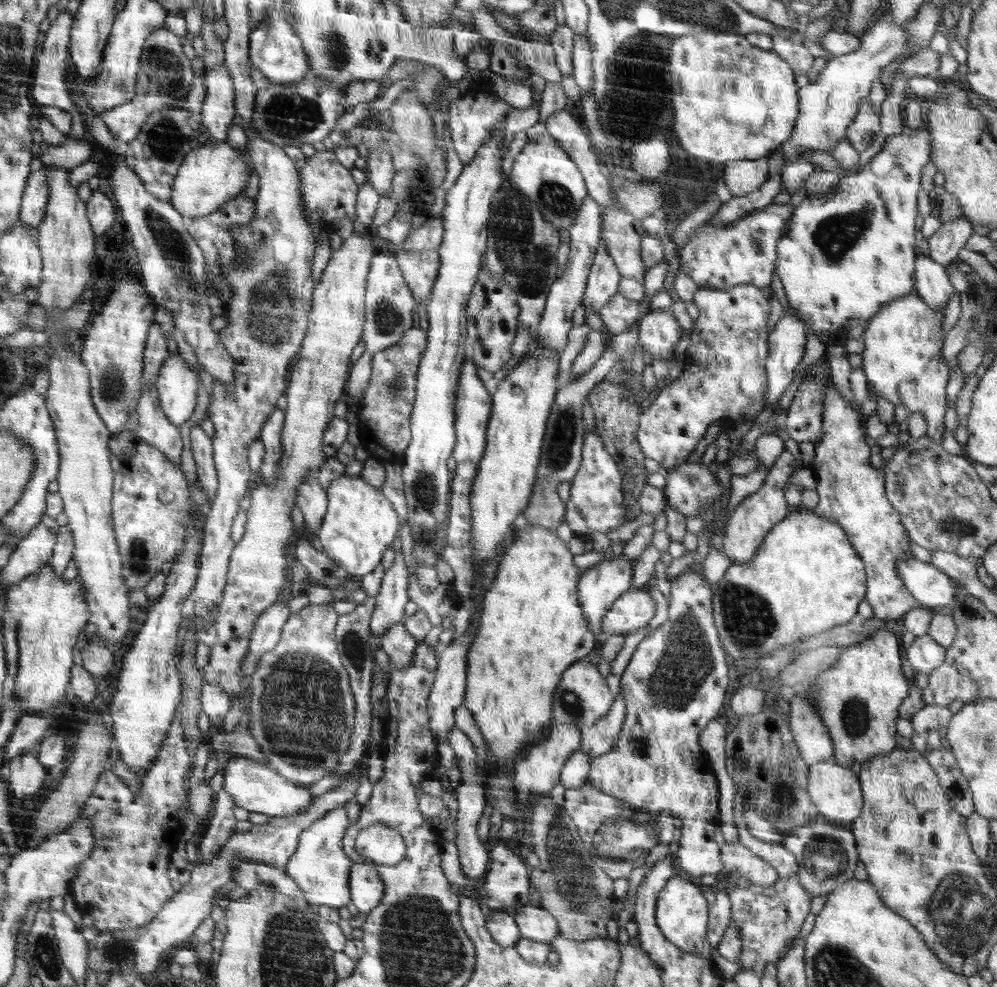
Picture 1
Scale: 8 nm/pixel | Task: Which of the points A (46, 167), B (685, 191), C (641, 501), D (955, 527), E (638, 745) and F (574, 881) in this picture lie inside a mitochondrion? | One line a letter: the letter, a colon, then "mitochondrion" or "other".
A: other
B: mitochondrion
C: other
D: mitochondrion
E: mitochondrion
F: mitochondrion

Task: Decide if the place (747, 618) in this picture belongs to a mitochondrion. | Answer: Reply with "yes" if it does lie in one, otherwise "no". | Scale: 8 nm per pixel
yes

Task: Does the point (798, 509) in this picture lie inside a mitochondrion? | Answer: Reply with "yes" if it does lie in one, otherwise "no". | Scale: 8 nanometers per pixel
no

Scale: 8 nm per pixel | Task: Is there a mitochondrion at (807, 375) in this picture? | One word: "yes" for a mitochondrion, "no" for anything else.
no

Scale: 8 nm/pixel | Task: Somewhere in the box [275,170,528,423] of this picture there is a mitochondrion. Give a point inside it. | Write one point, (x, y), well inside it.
(386, 316)

